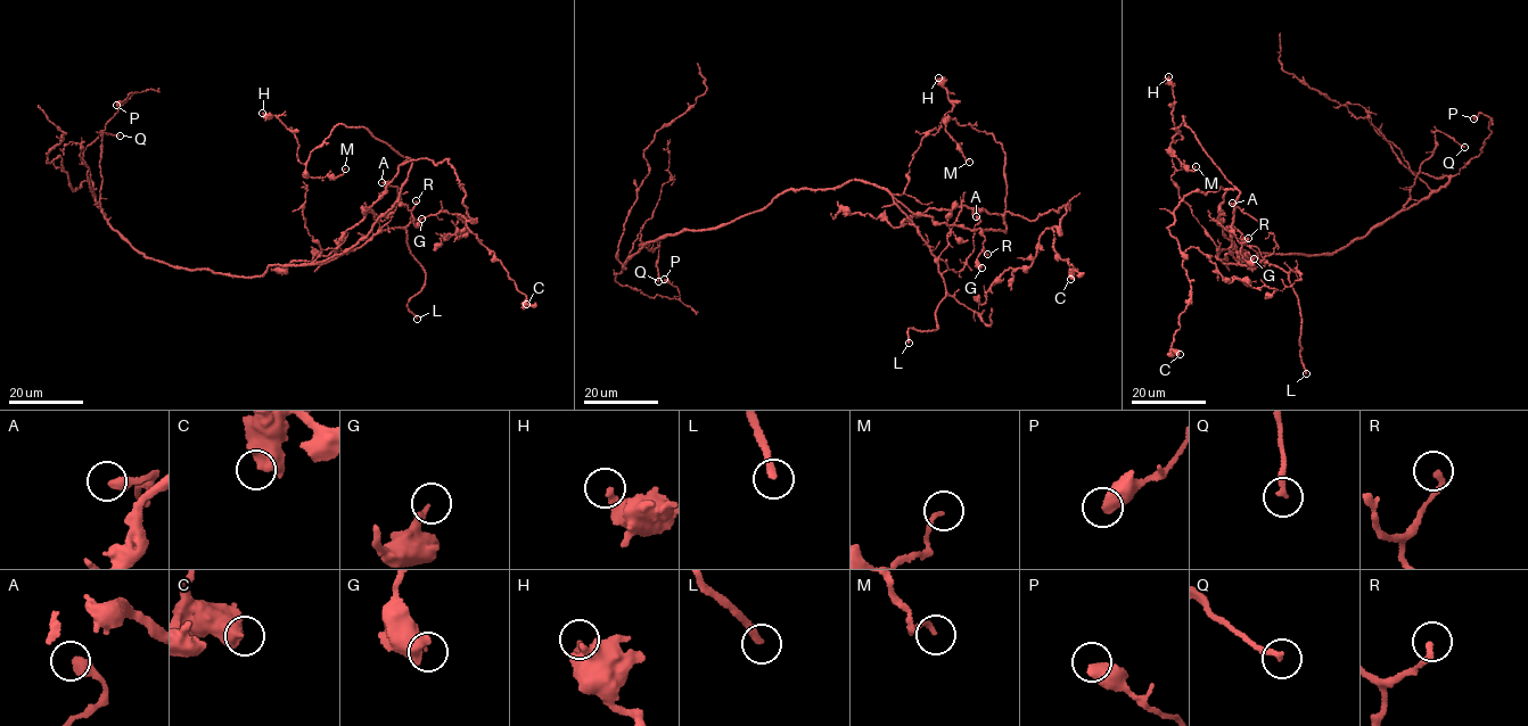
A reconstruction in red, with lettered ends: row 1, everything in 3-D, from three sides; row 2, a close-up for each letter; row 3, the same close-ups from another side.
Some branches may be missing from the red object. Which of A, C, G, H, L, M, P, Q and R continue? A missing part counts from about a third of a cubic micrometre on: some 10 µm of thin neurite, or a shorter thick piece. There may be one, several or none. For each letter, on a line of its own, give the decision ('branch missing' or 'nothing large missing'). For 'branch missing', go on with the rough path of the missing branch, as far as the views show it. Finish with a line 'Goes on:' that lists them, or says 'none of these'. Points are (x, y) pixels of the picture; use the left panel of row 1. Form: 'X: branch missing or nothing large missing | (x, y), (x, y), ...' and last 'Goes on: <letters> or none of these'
A: nothing large missing
C: nothing large missing
G: nothing large missing
H: nothing large missing
L: branch missing
M: nothing large missing
P: nothing large missing
Q: nothing large missing
R: nothing large missing
Goes on: L

